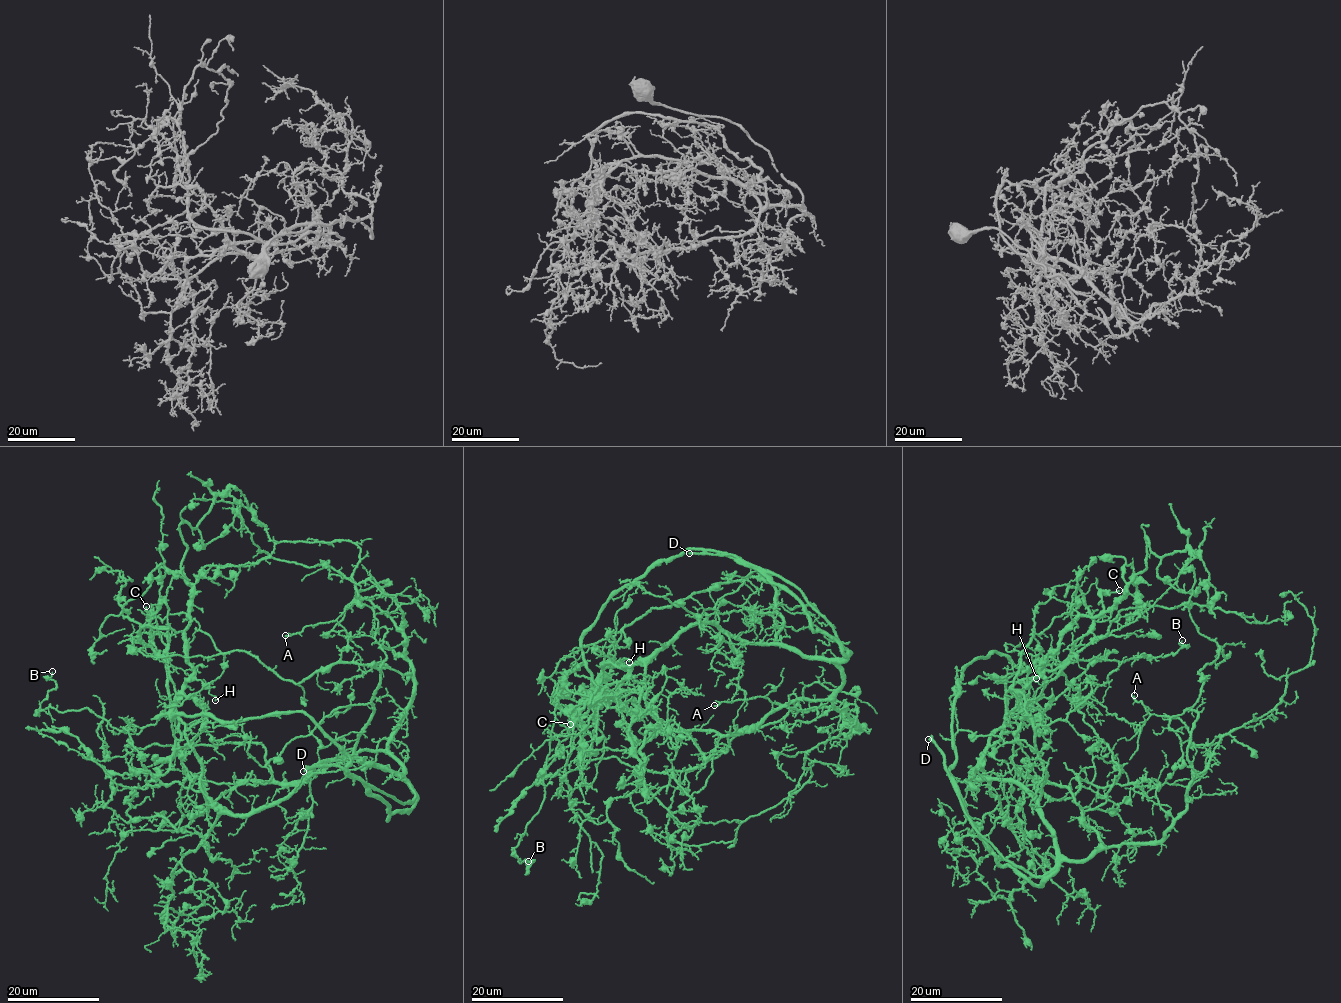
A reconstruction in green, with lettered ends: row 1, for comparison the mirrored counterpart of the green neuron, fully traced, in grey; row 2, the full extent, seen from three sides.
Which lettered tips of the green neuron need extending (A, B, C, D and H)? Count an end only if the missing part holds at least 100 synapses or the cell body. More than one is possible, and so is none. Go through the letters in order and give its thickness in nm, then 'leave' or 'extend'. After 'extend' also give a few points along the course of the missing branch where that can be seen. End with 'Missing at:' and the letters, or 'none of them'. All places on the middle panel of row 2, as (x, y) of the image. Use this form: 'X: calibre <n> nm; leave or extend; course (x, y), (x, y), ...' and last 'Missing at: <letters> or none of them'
A: calibre 180 nm; leave
B: calibre 100 nm; leave
C: calibre 200 nm; leave
D: calibre 240 nm; extend; course (689, 553), (681, 554), (672, 545), (676, 541)
H: calibre 130 nm; leave
Missing at: D

